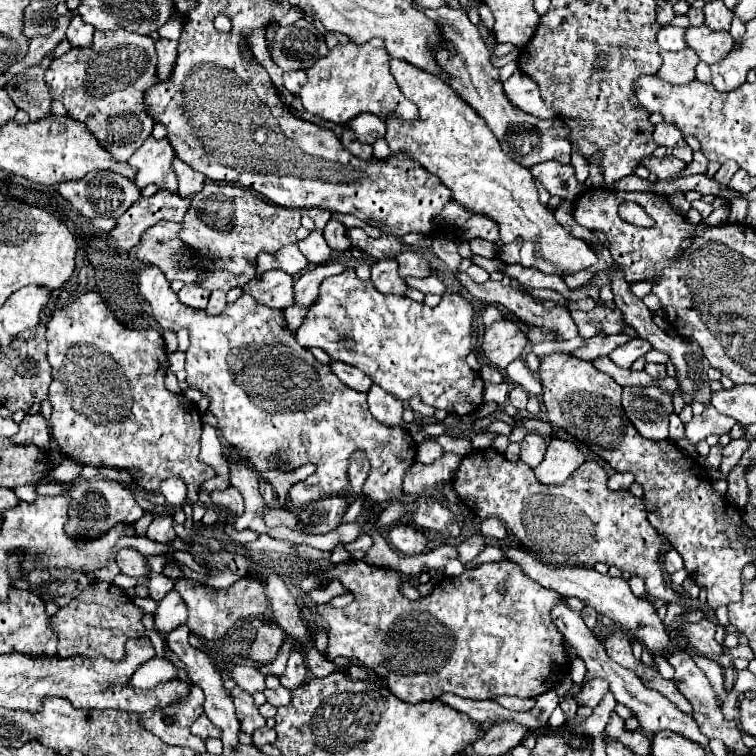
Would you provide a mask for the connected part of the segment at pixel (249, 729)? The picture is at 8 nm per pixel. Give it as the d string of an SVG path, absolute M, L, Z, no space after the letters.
M235 686L231 690L231 696L233 696L237 718L241 722L241 730L245 734L253 734L257 728L265 726L265 718L259 714L259 710L257 710L257 706L253 702L253 696L249 692Z

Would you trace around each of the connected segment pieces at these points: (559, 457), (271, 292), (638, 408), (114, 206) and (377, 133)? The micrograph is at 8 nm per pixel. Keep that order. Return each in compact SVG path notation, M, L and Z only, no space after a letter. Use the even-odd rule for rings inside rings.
M553 438L547 446L543 462L533 472L541 484L563 484L583 462L585 456L577 444L563 438Z
M269 270L261 278L253 278L243 288L243 294L251 294L259 304L269 308L285 310L293 304L293 276L283 270Z
M623 388L625 414L643 438L665 440L669 434L669 414L673 412L671 394L661 388Z
M97 170L81 180L61 182L59 194L87 218L117 218L139 198L139 188L129 178L111 180L109 172Z
M359 114L359 118L353 118L345 126L345 130L351 130L359 138L359 142L373 144L377 138L385 134L385 122L373 114Z

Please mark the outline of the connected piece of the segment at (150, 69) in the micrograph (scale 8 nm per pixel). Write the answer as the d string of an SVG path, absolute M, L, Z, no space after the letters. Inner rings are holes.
M95 30L93 46L71 48L53 60L45 72L45 82L53 100L59 100L71 118L83 122L115 160L129 160L155 124L143 106L143 92L157 80L155 58L151 36L127 30Z

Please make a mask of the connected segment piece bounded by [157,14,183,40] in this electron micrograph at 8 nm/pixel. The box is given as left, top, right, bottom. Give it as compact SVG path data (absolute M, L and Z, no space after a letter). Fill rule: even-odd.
M175 14L173 18L169 18L167 24L163 24L163 26L157 30L159 36L161 36L161 38L169 38L169 40L177 40L179 34L181 34L181 28L183 28L183 24L179 24L179 20L181 20L181 18L177 18L177 14Z

